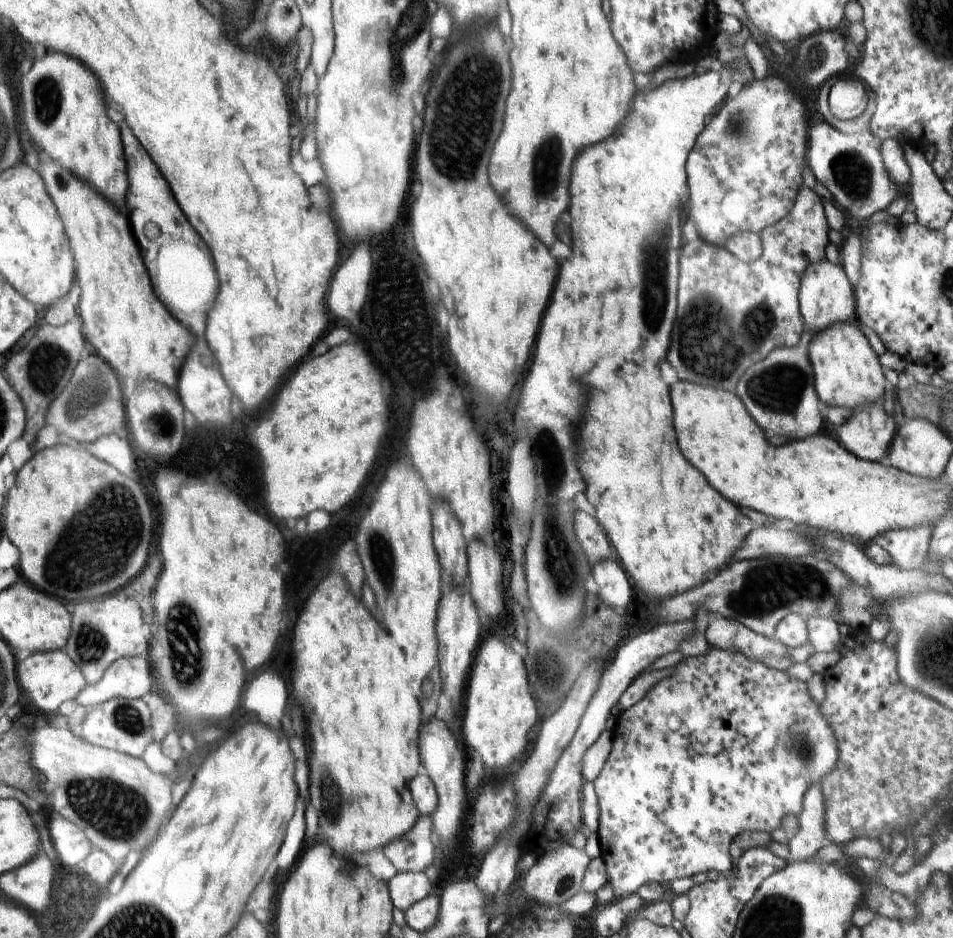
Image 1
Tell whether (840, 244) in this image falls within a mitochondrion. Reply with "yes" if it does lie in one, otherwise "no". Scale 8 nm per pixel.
no

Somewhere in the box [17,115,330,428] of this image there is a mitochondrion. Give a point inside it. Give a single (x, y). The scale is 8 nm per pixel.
(45, 368)

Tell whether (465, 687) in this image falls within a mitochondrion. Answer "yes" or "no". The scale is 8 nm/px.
no

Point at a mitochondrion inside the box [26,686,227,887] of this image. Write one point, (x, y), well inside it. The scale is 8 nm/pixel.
(114, 810)

